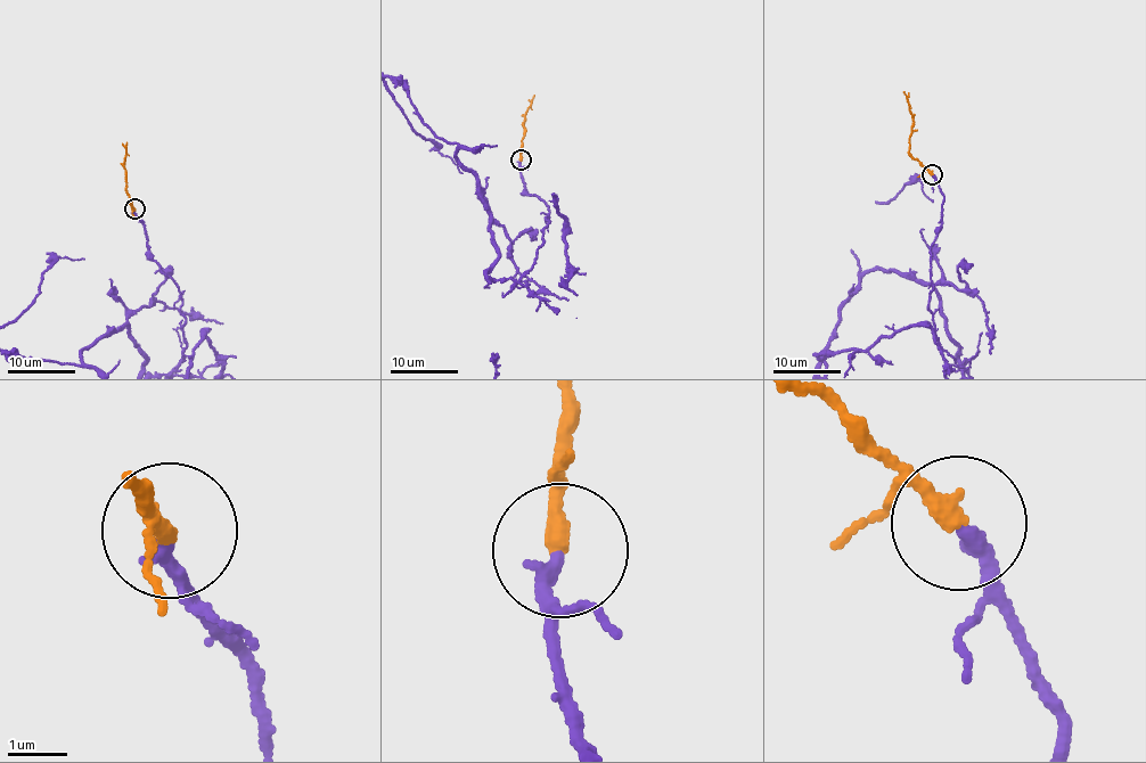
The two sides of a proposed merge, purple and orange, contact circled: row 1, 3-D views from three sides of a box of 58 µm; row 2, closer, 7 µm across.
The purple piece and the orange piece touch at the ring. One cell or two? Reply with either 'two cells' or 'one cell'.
one cell

